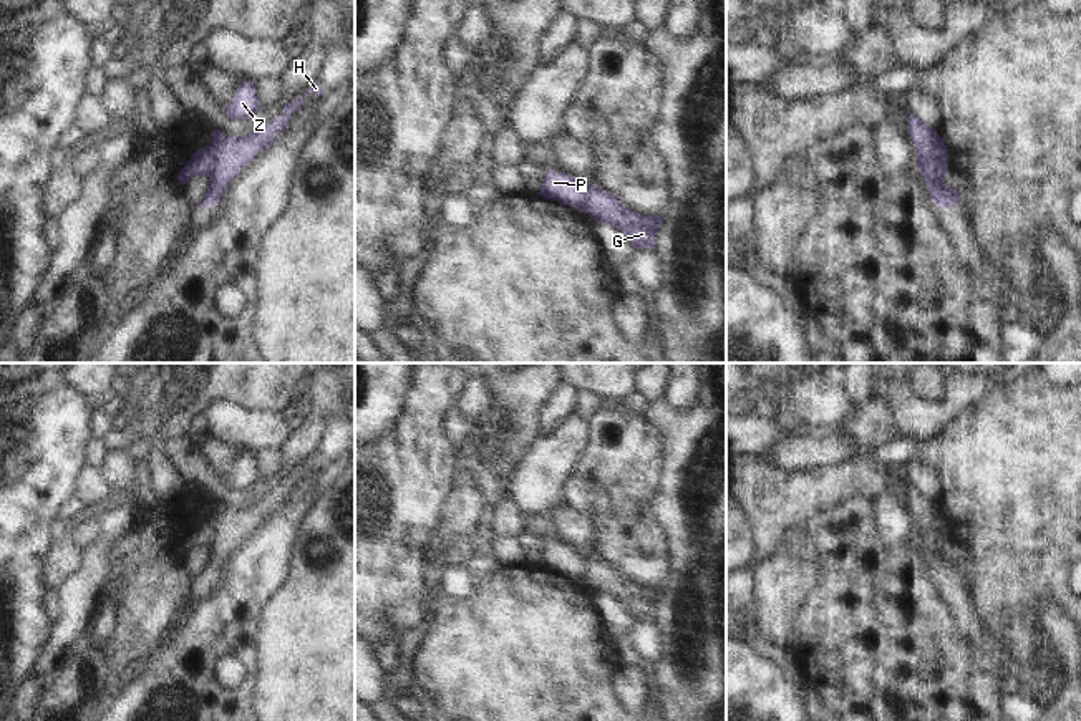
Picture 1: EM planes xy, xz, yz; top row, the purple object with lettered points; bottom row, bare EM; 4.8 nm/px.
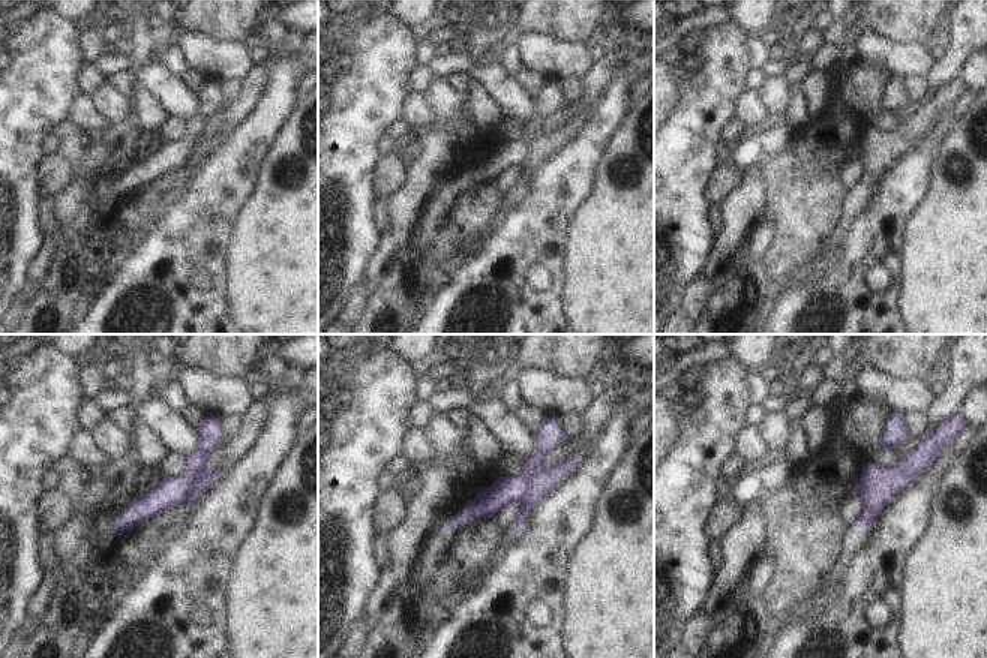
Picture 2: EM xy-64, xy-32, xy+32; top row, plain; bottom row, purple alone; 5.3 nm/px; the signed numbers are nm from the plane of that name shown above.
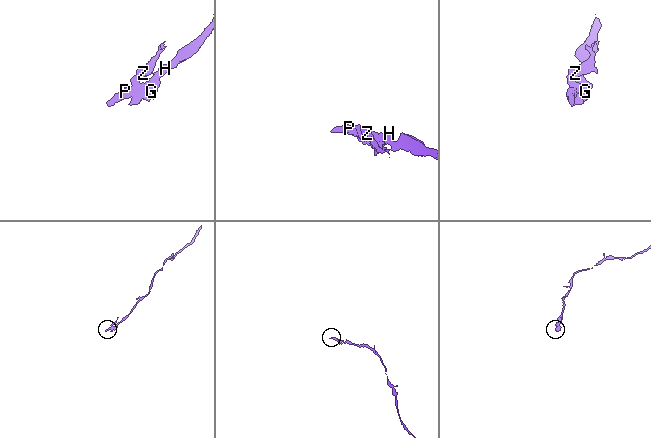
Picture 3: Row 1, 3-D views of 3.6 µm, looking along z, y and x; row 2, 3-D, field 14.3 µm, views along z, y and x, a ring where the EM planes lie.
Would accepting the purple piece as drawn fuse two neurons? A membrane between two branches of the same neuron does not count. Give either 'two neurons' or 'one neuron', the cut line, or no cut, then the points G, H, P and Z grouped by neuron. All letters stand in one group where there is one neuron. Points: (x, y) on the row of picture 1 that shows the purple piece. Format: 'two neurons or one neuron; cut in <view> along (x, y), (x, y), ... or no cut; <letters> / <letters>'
two neurons; cut in xy along (224, 135), (213, 145), (213, 169), (208, 174); G H / P Z

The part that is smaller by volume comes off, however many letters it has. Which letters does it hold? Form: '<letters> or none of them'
P, Z

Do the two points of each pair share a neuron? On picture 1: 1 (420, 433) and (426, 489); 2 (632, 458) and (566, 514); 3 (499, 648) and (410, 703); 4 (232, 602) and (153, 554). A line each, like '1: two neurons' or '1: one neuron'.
1: one neuron
2: two neurons
3: two neurons
4: two neurons

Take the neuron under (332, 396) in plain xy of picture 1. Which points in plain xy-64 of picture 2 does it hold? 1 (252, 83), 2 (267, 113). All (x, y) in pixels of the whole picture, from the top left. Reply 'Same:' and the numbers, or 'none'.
Same: 1

